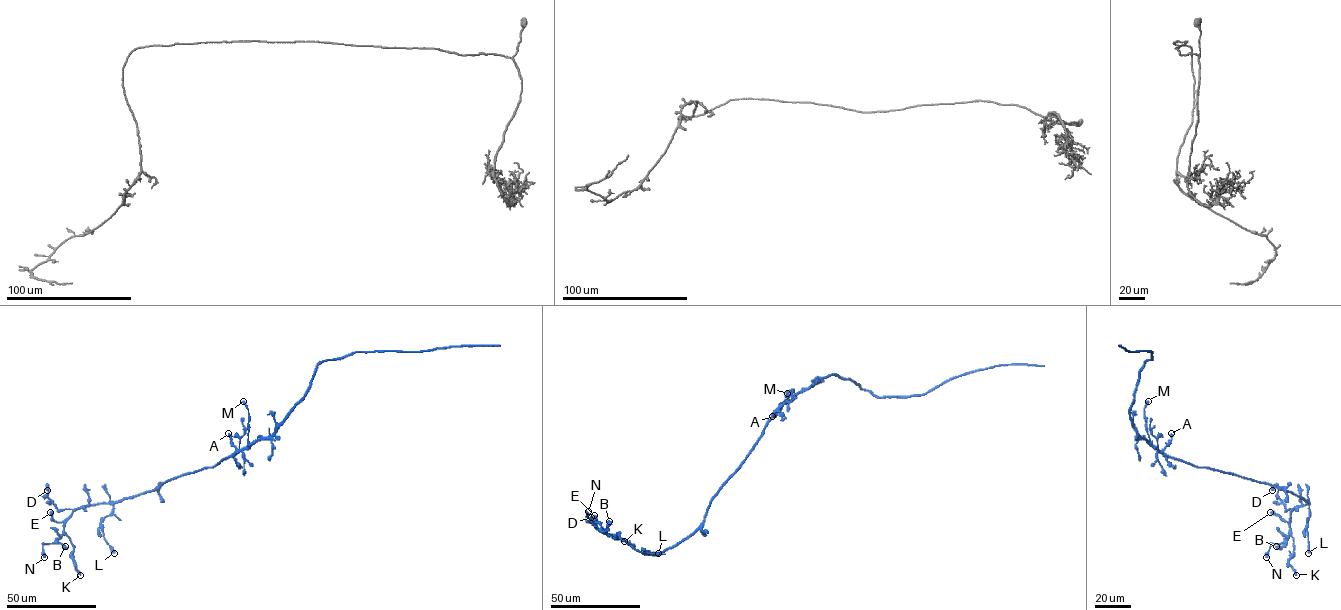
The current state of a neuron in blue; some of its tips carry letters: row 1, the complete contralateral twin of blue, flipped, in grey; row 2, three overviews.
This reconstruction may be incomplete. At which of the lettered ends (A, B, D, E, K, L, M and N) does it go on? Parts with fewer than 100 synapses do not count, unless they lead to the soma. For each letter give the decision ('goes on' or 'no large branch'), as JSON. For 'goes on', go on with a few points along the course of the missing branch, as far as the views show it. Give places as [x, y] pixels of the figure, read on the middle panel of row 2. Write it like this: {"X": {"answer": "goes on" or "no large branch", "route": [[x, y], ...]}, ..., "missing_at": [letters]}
{"A": {"answer": "no large branch"}, "B": {"answer": "no large branch"}, "D": {"answer": "no large branch"}, "E": {"answer": "no large branch"}, "K": {"answer": "no large branch"}, "L": {"answer": "no large branch"}, "M": {"answer": "no large branch"}, "N": {"answer": "no large branch"}, "missing_at": []}

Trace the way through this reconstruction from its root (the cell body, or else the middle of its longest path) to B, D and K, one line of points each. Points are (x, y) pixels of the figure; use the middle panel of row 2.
B: (781, 407), (740, 467), (712, 500), (704, 522), (674, 545), (643, 554), (617, 536), (604, 534), (609, 521)
D: (781, 407), (740, 467), (712, 500), (704, 522), (674, 545), (643, 554), (615, 536), (599, 531), (591, 517)
K: (781, 407), (693, 532), (652, 554), (608, 535), (617, 539), (619, 534), (624, 541)

